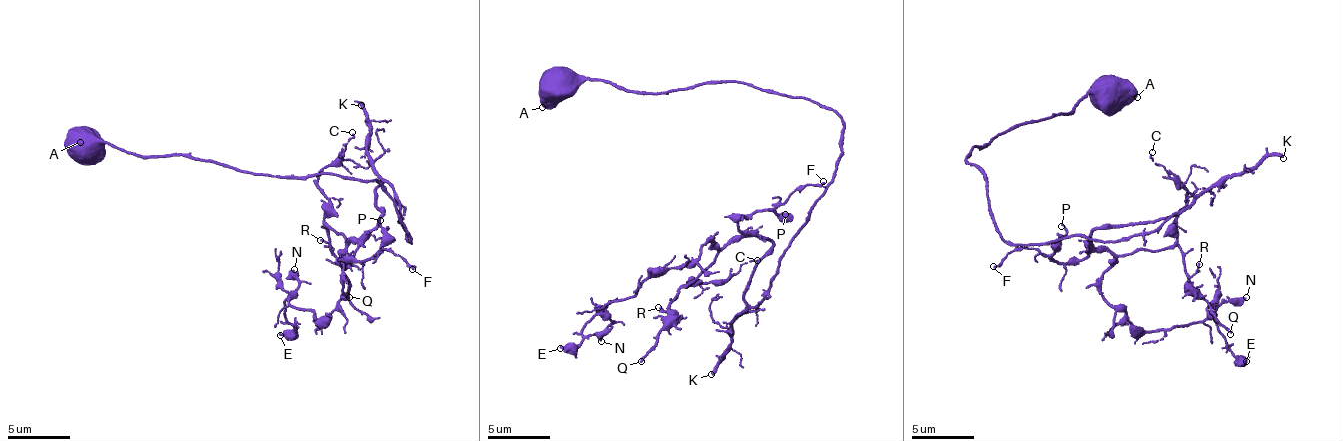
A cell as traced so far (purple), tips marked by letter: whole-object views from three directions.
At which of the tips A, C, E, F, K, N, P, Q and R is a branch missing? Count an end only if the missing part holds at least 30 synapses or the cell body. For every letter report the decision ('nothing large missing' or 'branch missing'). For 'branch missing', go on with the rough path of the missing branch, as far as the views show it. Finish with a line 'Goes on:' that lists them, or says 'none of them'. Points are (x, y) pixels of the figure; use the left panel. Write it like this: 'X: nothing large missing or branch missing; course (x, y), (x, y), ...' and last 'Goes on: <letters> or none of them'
A: nothing large missing
C: nothing large missing
E: nothing large missing
F: nothing large missing
K: branch missing; course (361, 105), (373, 95), (372, 69), (398, 63), (395, 35), (380, 35), (396, 36), (420, 23), (391, 61)
N: nothing large missing
P: nothing large missing
Q: nothing large missing
R: nothing large missing
Goes on: K

